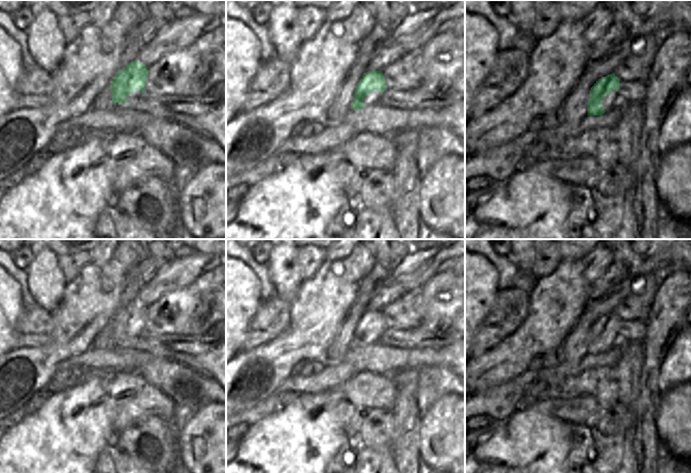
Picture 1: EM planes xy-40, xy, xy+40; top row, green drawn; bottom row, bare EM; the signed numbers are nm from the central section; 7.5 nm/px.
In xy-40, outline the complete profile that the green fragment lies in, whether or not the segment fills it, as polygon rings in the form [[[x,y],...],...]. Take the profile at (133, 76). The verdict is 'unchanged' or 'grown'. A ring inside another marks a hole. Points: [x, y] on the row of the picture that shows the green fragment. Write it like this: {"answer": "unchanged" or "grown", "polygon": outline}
{"answer": "unchanged", "polygon": [[[135,60],[119,69],[111,81],[112,103],[129,103],[125,97],[132,94],[134,90],[144,93],[148,66]]]}

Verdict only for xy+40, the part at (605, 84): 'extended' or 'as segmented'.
as segmented

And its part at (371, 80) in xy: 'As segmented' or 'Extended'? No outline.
As segmented.

